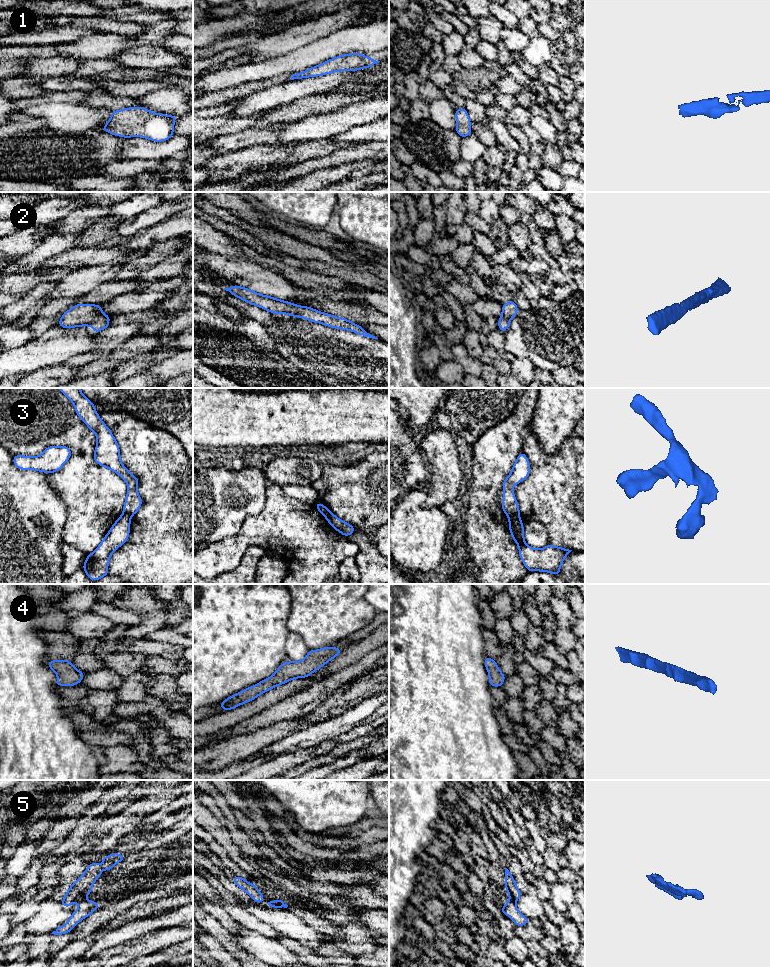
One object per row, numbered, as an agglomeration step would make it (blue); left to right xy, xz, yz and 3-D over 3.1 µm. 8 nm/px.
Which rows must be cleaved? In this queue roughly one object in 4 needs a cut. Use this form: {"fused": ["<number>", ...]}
{"fused": ["3", "5"]}

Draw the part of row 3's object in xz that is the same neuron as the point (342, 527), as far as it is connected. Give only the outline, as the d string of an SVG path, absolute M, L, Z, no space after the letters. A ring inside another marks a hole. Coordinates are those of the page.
M325 506L326 509L326 520L329 522L329 524L336 529L339 533L341 533L344 536L349 536L354 533L355 527L342 521L340 518L336 517L334 514L332 514L328 508Z

